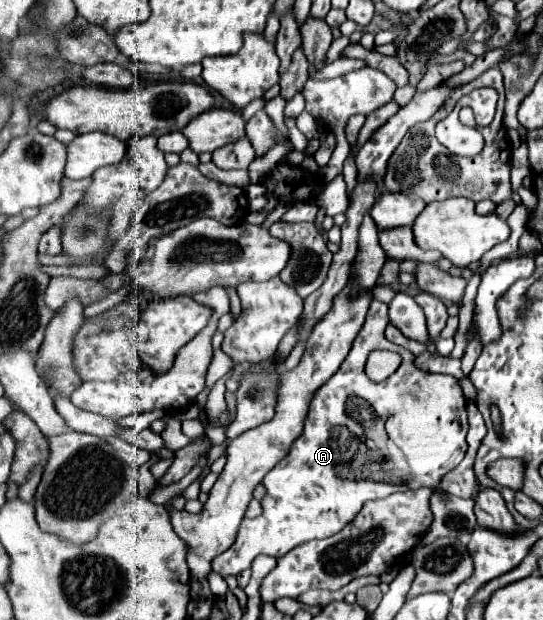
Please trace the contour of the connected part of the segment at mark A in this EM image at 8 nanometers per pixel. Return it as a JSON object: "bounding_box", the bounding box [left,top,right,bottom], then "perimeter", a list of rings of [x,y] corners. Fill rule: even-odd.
{"bounding_box":[212,301,468,577],"perimeter":[[[372,301],[370,311],[366,315],[366,321],[352,343],[352,349],[340,369],[318,389],[310,403],[310,411],[306,417],[306,425],[302,431],[302,437],[298,437],[290,449],[290,453],[278,461],[278,465],[266,473],[262,479],[266,487],[266,497],[262,499],[262,509],[264,513],[256,519],[244,519],[236,543],[218,555],[212,561],[212,567],[216,573],[222,577],[228,575],[238,575],[244,569],[250,569],[254,557],[258,555],[272,555],[272,557],[282,557],[290,549],[294,549],[300,543],[312,541],[312,539],[326,539],[342,531],[346,523],[354,519],[354,515],[362,509],[362,505],[368,499],[382,499],[388,497],[396,491],[406,491],[406,489],[418,489],[418,487],[436,487],[440,479],[452,471],[466,453],[466,433],[468,433],[468,415],[466,415],[466,397],[462,393],[462,387],[456,377],[452,375],[438,375],[438,373],[426,373],[414,365],[414,355],[408,353],[404,347],[392,345],[384,337],[384,329],[388,325],[388,305],[382,305],[380,301]],[[374,349],[388,349],[396,351],[402,357],[402,365],[392,373],[392,377],[376,383],[370,381],[364,373],[366,359],[370,351]],[[358,403],[366,403],[378,419],[384,421],[384,433],[388,441],[392,441],[404,455],[406,459],[406,475],[396,475],[396,467],[390,461],[388,447],[370,447],[374,445],[376,439],[370,441],[370,429],[364,427],[364,423],[358,421]]]}

